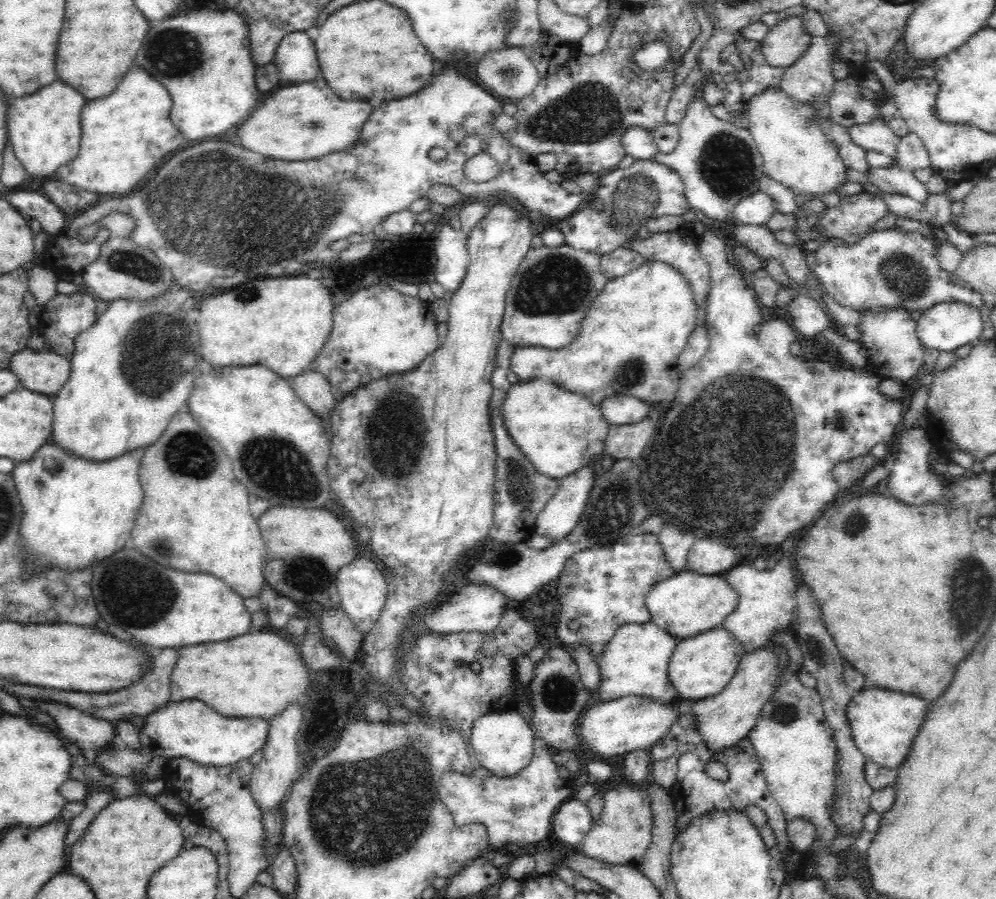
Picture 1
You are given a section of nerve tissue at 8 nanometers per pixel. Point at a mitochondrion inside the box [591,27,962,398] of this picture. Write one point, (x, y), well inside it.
(636, 195)

